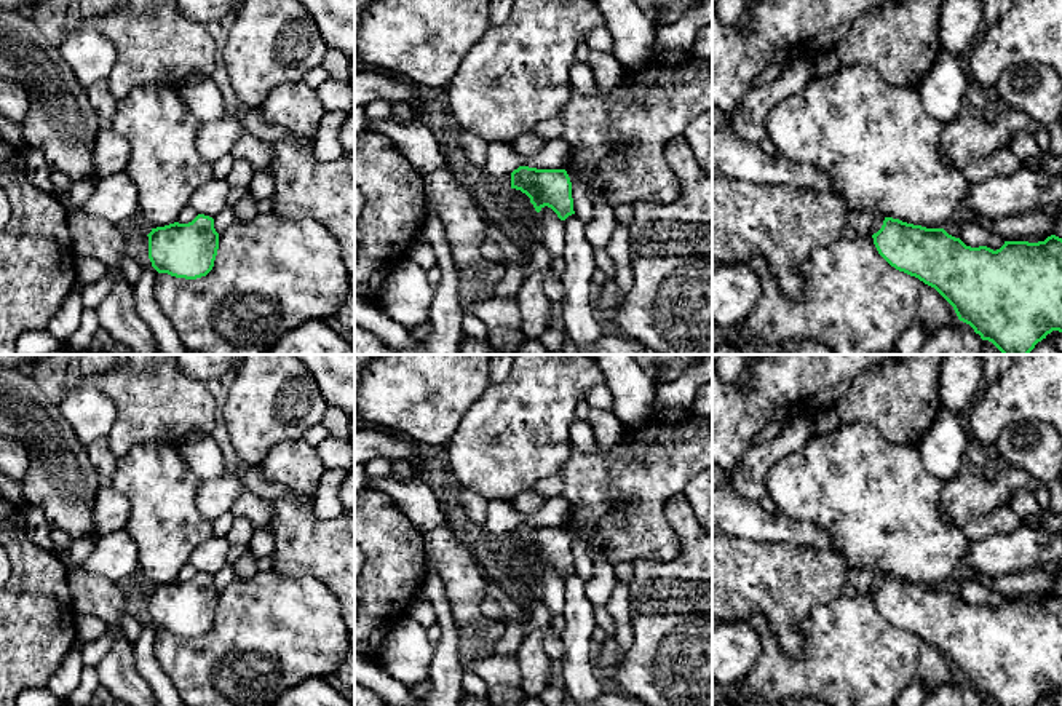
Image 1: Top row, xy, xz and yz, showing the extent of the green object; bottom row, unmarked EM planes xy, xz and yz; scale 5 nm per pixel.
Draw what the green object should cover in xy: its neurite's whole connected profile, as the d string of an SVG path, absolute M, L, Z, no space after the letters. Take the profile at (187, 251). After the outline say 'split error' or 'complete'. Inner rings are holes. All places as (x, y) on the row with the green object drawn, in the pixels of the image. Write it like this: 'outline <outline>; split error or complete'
outline M198 214L188 224L174 222L152 228L147 236L149 259L158 273L196 280L214 267L219 233L209 216Z; complete

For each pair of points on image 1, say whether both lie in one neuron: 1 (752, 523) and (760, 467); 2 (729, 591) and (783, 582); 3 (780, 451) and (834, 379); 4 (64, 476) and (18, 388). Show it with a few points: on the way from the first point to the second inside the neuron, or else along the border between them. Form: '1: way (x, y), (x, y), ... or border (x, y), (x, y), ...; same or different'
1: border (729, 487), (757, 502); different
2: way (741, 582), (770, 582); same
3: border (812, 416), (796, 416), (789, 422); different
4: way (56, 454), (50, 436), (24, 411); same

